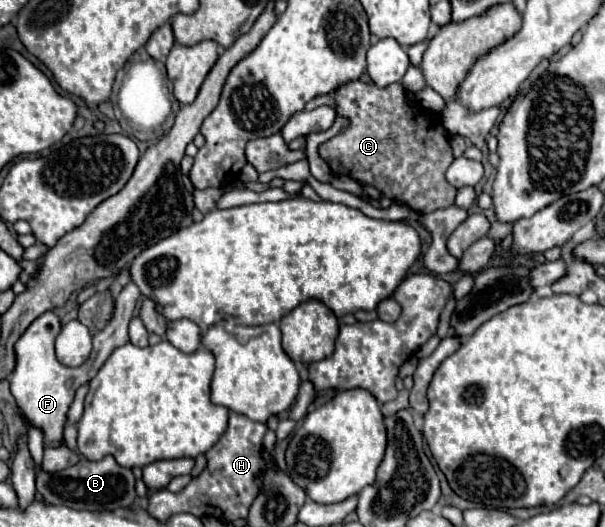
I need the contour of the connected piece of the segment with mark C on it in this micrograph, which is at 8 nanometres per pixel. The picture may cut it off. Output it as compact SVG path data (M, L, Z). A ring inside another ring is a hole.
M358 79L338 87L334 99L338 113L348 117L350 125L320 145L320 157L332 173L348 175L364 187L376 187L384 197L404 203L418 213L432 213L454 205L456 189L444 177L446 165L454 157L440 115L424 109L418 111L416 105L410 105L402 83L380 89Z

